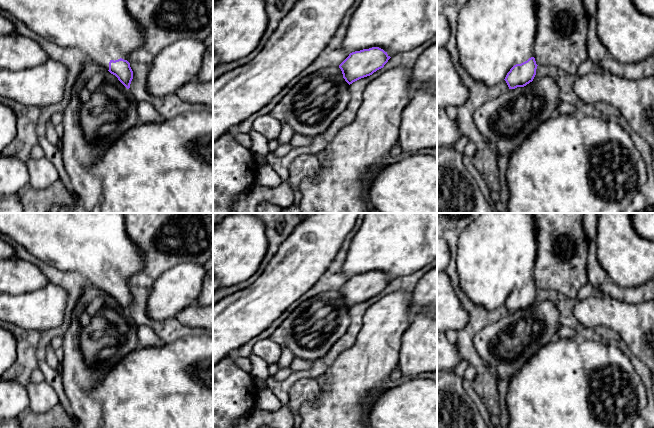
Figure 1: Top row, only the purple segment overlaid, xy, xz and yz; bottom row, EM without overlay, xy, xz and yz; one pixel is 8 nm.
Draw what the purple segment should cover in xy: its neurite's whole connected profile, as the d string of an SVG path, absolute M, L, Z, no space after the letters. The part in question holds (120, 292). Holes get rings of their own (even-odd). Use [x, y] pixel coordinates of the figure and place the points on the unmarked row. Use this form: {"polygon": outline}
{"polygon": "M0 213L0 233L5 234L23 246L39 260L64 272L74 272L85 277L98 290L108 294L127 312L130 312L133 295L128 286L129 279L144 268L144 252L128 236L123 213Z"}

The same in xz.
{"polygon": "M372 271L350 277L339 289L339 292L342 295L343 302L350 309L383 292L390 282L383 273Z"}

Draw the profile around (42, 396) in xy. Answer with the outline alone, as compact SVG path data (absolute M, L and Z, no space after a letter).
M29 380L25 387L30 400L28 411L43 414L59 404L56 391L46 381L35 384Z

